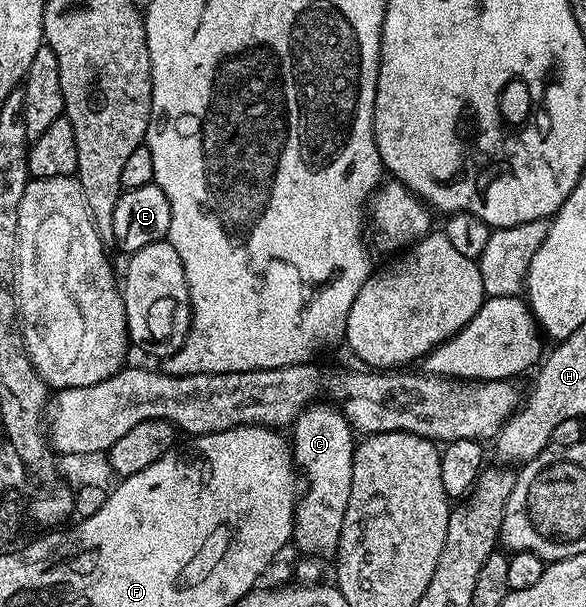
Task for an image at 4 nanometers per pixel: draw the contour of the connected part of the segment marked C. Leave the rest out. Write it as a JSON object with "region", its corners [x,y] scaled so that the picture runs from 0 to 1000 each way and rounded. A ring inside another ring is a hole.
{"region":[[[531,666],[517,675],[515,684],[498,699],[498,740],[502,766],[519,789],[519,806],[502,840],[500,898],[509,898],[510,914],[541,919],[544,923],[568,921],[580,896],[580,870],[587,870],[587,843],[594,843],[594,824],[601,817],[601,758],[608,733],[606,710],[599,708],[597,695],[585,685],[575,667]]]}

